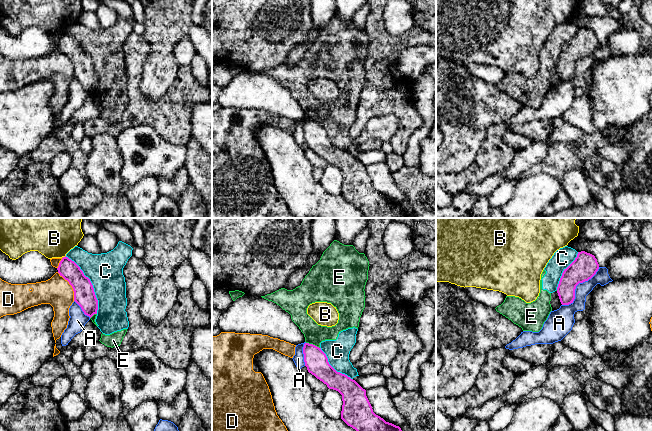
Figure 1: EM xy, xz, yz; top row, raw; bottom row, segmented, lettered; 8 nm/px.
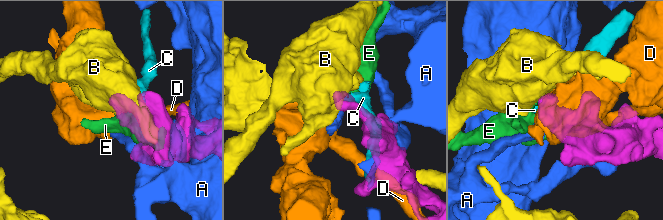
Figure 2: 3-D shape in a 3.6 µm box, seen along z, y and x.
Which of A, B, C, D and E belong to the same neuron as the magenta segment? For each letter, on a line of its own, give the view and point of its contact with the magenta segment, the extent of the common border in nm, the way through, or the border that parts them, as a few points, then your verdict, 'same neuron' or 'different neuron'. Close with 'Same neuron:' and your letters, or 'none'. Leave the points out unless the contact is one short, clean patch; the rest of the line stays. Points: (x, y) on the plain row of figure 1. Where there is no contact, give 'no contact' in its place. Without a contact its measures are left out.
A: contact yz (576, 61); length 440 nm; different neuron
B: contact xy (65, 32); length 30 nm; different neuron
C: contact xy (91, 59); length 550 nm; different neuron
D: contact xy (71, 61); length 280 nm; different neuron
E: contact xz (312, 120); length 120 nm; different neuron
Same neuron: none

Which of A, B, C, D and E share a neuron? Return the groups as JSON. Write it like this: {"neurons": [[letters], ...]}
{"neurons": [["A"], ["B"], ["C", "E"], ["D"]]}

